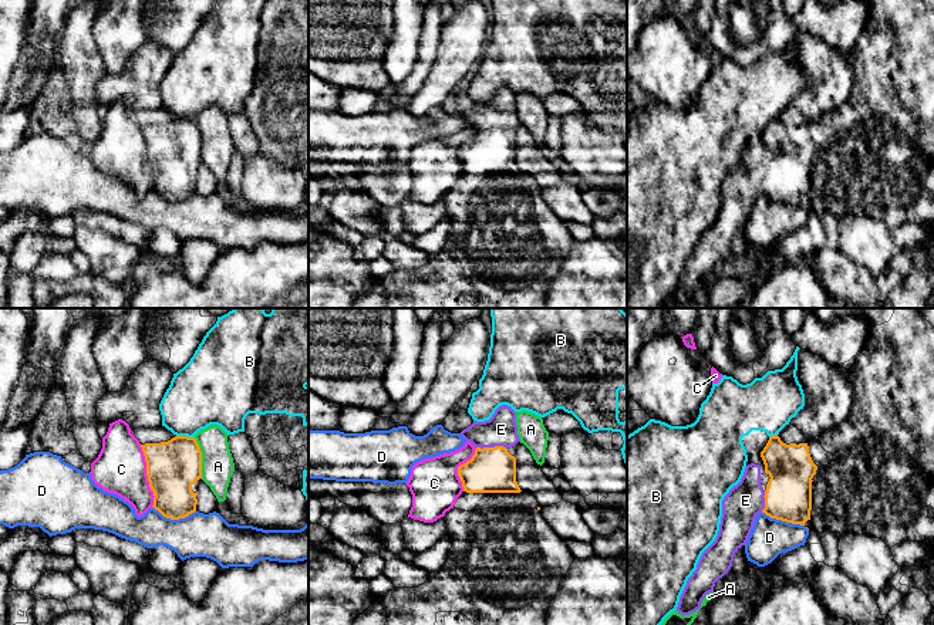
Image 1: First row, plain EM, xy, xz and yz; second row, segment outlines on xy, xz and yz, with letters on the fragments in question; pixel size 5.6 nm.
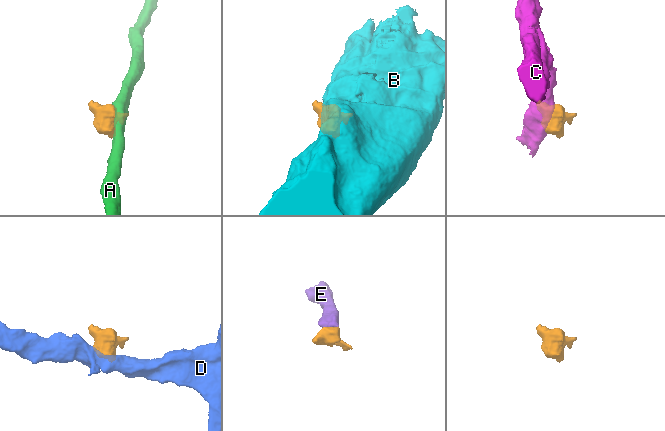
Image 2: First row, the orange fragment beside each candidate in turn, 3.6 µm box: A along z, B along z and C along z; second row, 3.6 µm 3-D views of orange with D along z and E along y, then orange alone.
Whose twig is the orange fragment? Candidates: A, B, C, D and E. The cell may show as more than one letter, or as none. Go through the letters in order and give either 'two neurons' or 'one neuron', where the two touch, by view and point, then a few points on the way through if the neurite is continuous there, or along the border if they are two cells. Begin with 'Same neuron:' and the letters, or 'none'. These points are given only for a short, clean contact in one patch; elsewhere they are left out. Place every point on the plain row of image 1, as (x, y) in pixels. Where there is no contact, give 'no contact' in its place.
Same neuron: E
A: two neurons | xy (201, 139) | along xy (194, 120), (201, 134), (202, 159)
B: two neurons | xy (185, 118) | along xy (176, 117), (194, 120)
C: two neurons | xy (147, 156)
D: two neurons | yz (785, 202) | along yz (762, 193), (771, 199), (799, 205), (808, 212)
E: one neuron | xz (492, 129) | across xz (491, 151), (492, 129), (492, 121), (501, 111)

